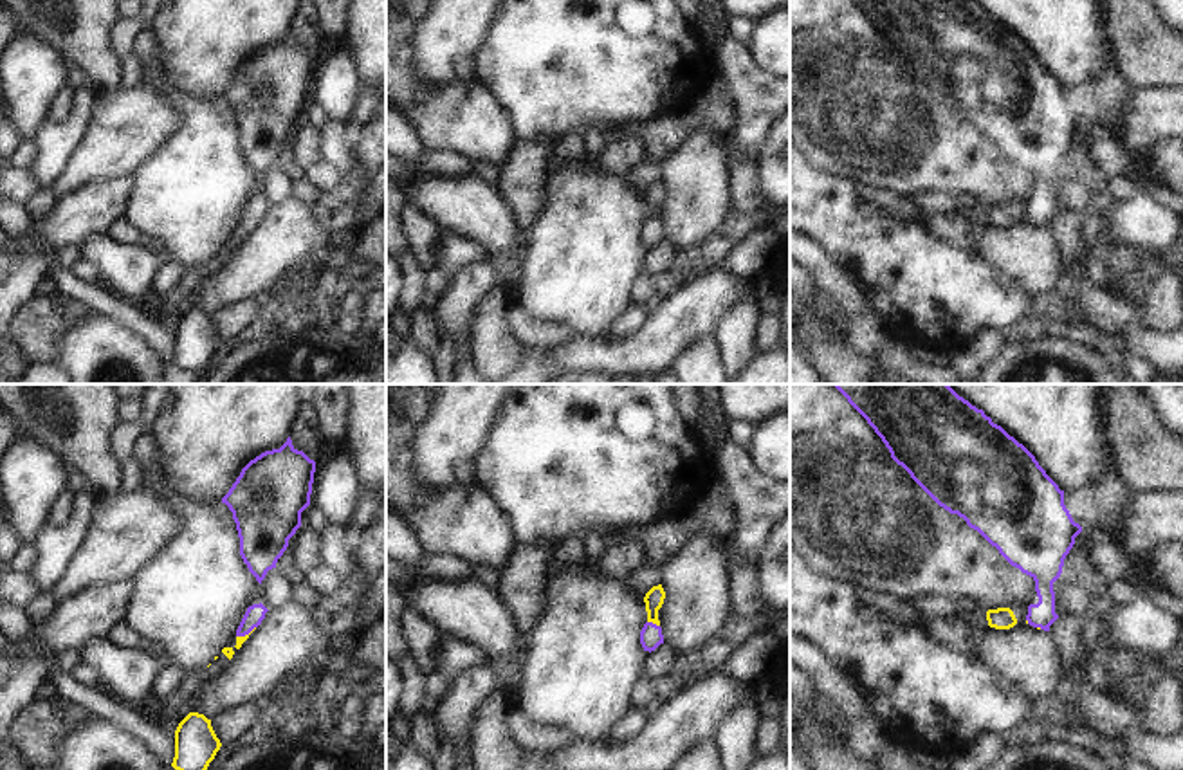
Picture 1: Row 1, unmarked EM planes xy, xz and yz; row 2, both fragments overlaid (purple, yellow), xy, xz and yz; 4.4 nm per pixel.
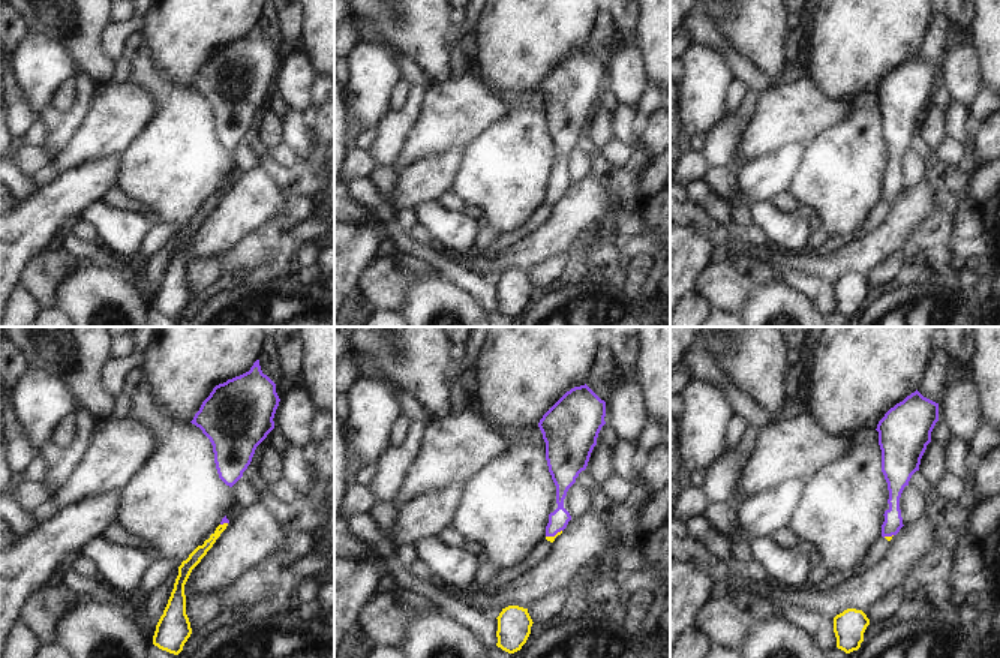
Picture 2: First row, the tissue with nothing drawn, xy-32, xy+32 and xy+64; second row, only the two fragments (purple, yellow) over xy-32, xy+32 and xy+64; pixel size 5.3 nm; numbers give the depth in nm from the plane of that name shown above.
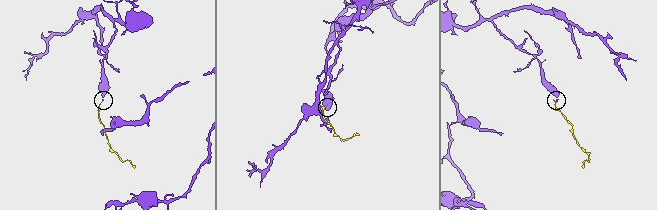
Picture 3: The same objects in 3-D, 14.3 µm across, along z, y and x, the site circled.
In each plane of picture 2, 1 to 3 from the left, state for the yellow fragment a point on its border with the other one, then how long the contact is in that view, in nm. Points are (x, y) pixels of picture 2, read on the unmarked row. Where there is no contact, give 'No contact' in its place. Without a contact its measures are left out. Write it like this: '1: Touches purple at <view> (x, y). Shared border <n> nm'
1: Touches purple at xy-32 (224, 186). Shared border 40 nm
2: Touches purple at xy+32 (553, 200). Shared border 100 nm
3: Touches purple at xy+64 (888, 200). Shared border 60 nm.

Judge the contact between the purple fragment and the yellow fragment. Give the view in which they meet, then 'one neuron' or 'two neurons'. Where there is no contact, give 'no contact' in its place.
meets purple in xz; one neuron

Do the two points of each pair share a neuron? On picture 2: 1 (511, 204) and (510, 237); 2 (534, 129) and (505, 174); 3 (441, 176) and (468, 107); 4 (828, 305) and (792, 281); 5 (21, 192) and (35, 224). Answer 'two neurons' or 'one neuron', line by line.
1: two neurons
2: one neuron
3: two neurons
4: one neuron
5: two neurons

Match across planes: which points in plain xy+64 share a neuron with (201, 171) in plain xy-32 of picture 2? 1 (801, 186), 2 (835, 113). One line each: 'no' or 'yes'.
1: yes
2: no

